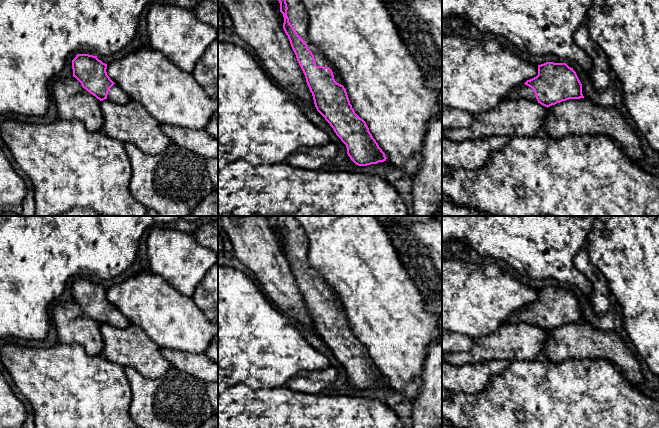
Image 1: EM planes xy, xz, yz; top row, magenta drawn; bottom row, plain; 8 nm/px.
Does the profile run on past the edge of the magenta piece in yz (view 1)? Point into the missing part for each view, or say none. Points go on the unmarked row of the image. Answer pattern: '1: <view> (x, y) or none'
1: yz (523, 315)

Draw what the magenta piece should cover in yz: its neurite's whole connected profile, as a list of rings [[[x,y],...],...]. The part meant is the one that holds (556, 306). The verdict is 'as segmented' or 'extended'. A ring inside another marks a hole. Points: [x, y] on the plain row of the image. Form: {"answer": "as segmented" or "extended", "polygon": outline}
{"answer": "extended", "polygon": [[[546,286],[538,289],[538,299],[513,313],[507,323],[527,322],[550,331],[569,323],[584,322],[582,308],[566,287]]]}

